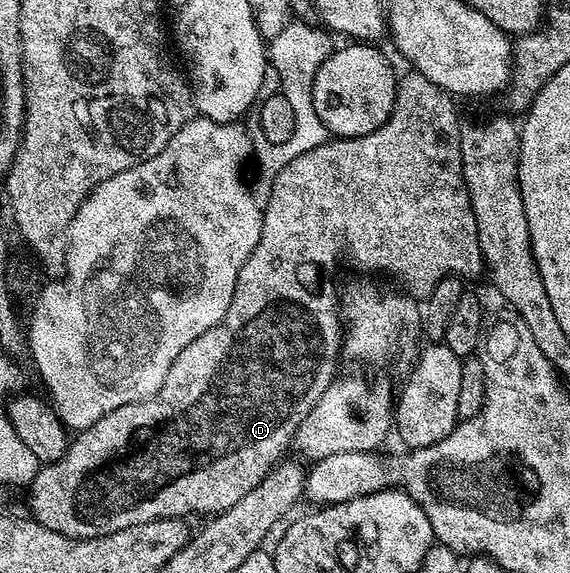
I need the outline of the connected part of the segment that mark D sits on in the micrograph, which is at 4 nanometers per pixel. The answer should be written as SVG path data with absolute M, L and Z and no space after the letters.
M415 71L401 76L396 82L396 98L390 113L390 119L382 123L370 135L350 137L347 139L328 139L322 145L306 151L293 162L286 164L277 171L273 179L269 202L262 209L264 222L262 235L242 271L238 271L238 279L234 283L234 299L230 299L230 307L226 307L226 315L206 335L198 335L178 359L166 371L166 379L162 387L154 395L141 401L130 403L126 407L118 407L118 411L110 411L98 419L90 427L79 430L71 438L68 449L60 459L52 464L41 464L40 470L32 481L27 482L28 509L33 521L42 523L42 527L50 527L50 531L58 531L58 535L66 535L74 539L90 539L110 535L114 531L122 531L126 527L134 527L138 523L150 523L158 519L178 517L188 519L191 513L208 513L215 515L225 513L242 495L247 495L262 483L262 479L270 470L276 468L292 444L292 437L298 431L302 419L310 415L314 403L326 391L326 387L337 376L336 356L342 353L342 318L338 304L338 285L332 282L332 272L336 264L345 257L352 261L356 269L365 269L365 274L389 273L401 281L409 297L427 299L438 286L443 277L449 275L468 279L485 272L482 247L478 243L478 223L472 213L472 200L468 197L468 188L464 182L462 171L462 155L460 154L460 130L462 122L456 118L456 105L451 93L430 83L426 75Z

